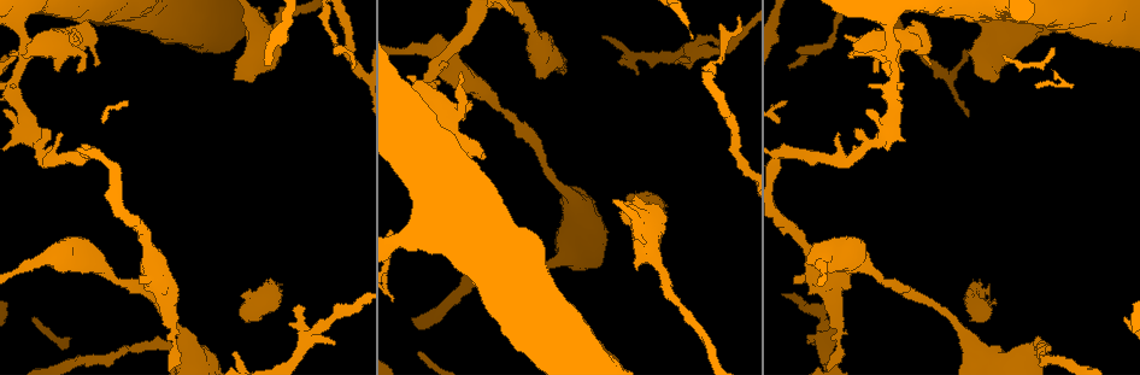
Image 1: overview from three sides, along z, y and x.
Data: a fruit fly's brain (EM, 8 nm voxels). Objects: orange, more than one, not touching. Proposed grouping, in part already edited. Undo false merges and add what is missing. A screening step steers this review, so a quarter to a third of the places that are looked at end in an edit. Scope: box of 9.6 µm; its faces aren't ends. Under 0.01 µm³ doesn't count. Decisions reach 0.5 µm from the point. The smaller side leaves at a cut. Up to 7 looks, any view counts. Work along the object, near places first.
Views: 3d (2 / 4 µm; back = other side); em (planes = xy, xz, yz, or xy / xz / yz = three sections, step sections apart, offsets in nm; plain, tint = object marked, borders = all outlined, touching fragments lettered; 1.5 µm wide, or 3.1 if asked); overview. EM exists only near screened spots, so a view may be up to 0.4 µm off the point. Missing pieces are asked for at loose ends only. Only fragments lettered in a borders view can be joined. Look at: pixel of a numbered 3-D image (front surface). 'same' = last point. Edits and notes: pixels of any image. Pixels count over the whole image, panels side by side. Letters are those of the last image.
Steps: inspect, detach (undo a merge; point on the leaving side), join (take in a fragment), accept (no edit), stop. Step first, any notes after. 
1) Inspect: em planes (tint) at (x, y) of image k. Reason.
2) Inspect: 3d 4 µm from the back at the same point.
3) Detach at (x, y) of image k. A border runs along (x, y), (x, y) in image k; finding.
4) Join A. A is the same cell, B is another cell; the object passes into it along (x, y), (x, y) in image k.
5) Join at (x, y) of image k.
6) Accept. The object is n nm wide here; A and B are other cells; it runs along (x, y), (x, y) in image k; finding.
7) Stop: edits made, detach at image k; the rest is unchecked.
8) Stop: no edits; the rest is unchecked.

Inspect: 3d 2 µm at (295, 306) of image 1. An open end.

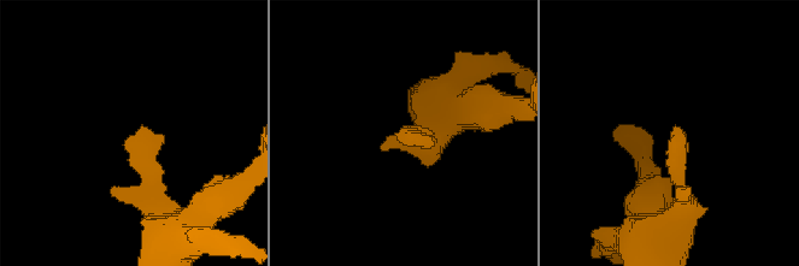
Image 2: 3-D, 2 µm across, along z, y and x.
Inspect: em yz step 4 (borders) at (674, 130) of image 2. Now the EM.

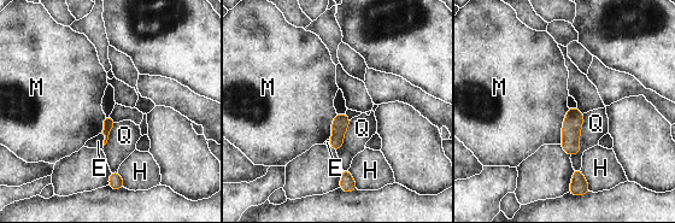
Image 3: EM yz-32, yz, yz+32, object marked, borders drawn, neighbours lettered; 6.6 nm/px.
Inspect: em xz step 8 (borders) at the same point. Cut it another way.

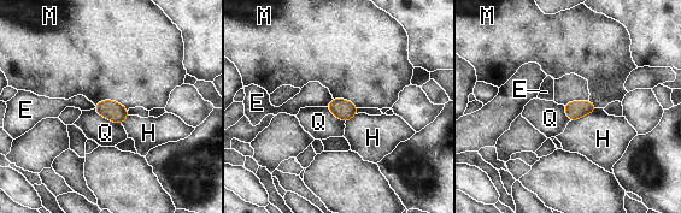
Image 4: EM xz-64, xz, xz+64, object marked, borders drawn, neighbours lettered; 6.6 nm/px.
Accept. E, H, M and Q are other cells; a border runs along (94, 104), (115, 100), (128, 110) in image 4; none of them fits.

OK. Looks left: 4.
Inspect: 3d 2 µm at (95, 65) of image 1. Free end.

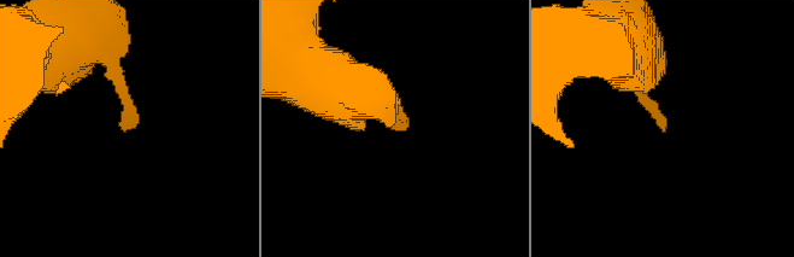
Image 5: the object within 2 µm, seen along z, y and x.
Inspect: em planes (borders) at (662, 130) of image 5. Now the EM.

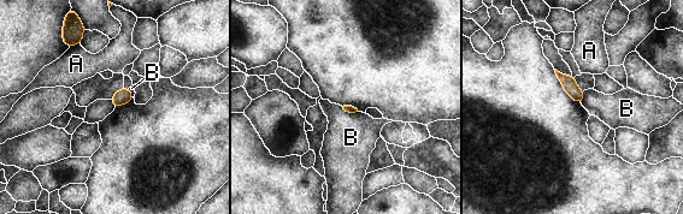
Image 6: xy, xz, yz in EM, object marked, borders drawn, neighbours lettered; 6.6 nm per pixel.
Accept. A and B are other cells; a border runs along (583, 91), (583, 101), (581, 103) in image 6; none of them fits.

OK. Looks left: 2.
Inspect: 3d 2 µm at (891, 42) of image 1. Arms run side by side.

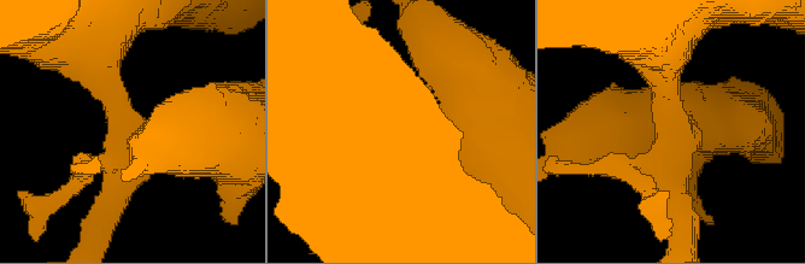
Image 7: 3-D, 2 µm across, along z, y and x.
Inspect: em planes (borders) at (121, 127) of image 7.

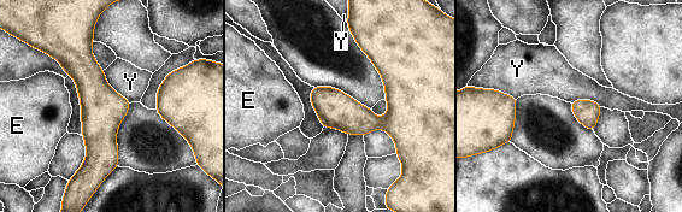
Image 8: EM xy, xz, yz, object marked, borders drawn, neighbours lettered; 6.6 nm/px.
Accept. The object is 240 nm wide here; the longest contact is with Y, 300 nm; E and Y are other cells; continuous, no second cell.

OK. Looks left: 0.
Stop: no edits; the rest is unchecked.

